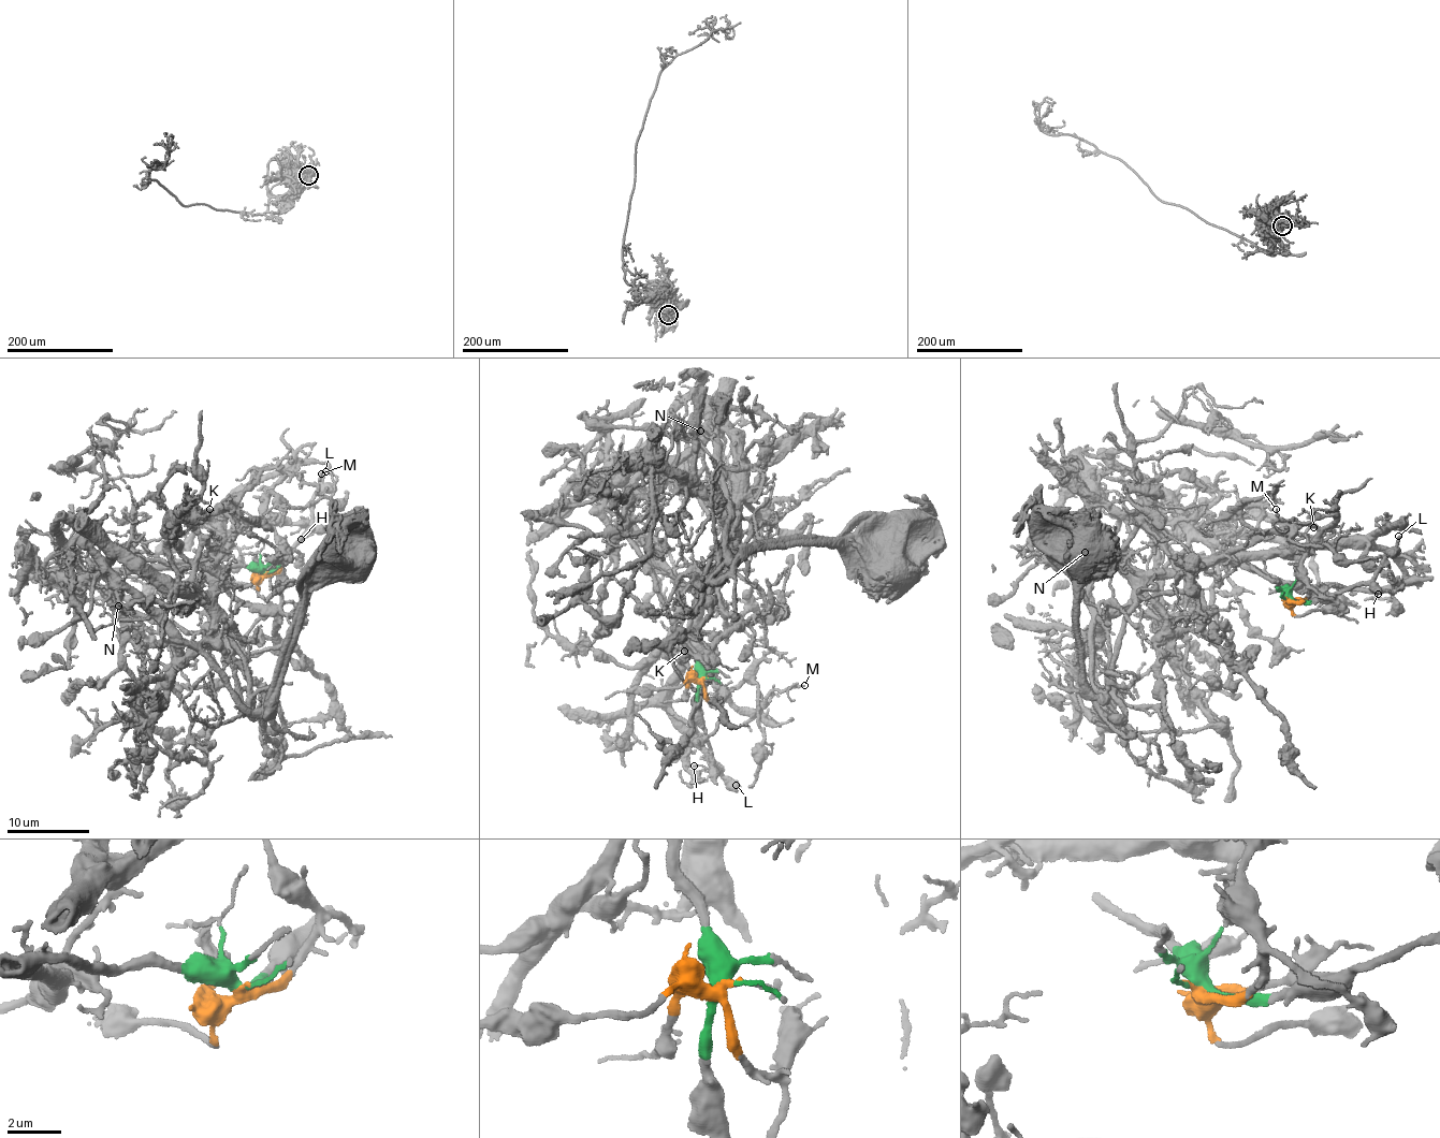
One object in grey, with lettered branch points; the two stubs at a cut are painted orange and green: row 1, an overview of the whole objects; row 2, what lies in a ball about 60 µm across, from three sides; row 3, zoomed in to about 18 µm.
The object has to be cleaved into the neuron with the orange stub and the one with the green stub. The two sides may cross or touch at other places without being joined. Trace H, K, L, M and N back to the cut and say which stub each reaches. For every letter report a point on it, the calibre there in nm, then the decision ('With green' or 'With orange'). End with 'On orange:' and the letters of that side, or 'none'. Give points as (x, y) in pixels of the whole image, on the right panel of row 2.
H: Place: (1378, 594). Thickness 90 nm. With green
K: Place: (1313, 527). Thickness 150 nm. With orange
L: Place: (1398, 536). Thickness 240 nm. With green
M: Place: (1276, 509). Thickness 140 nm. With orange
N: Place: (1085, 552). Thickness 240 nm. With green
On orange: K, M

